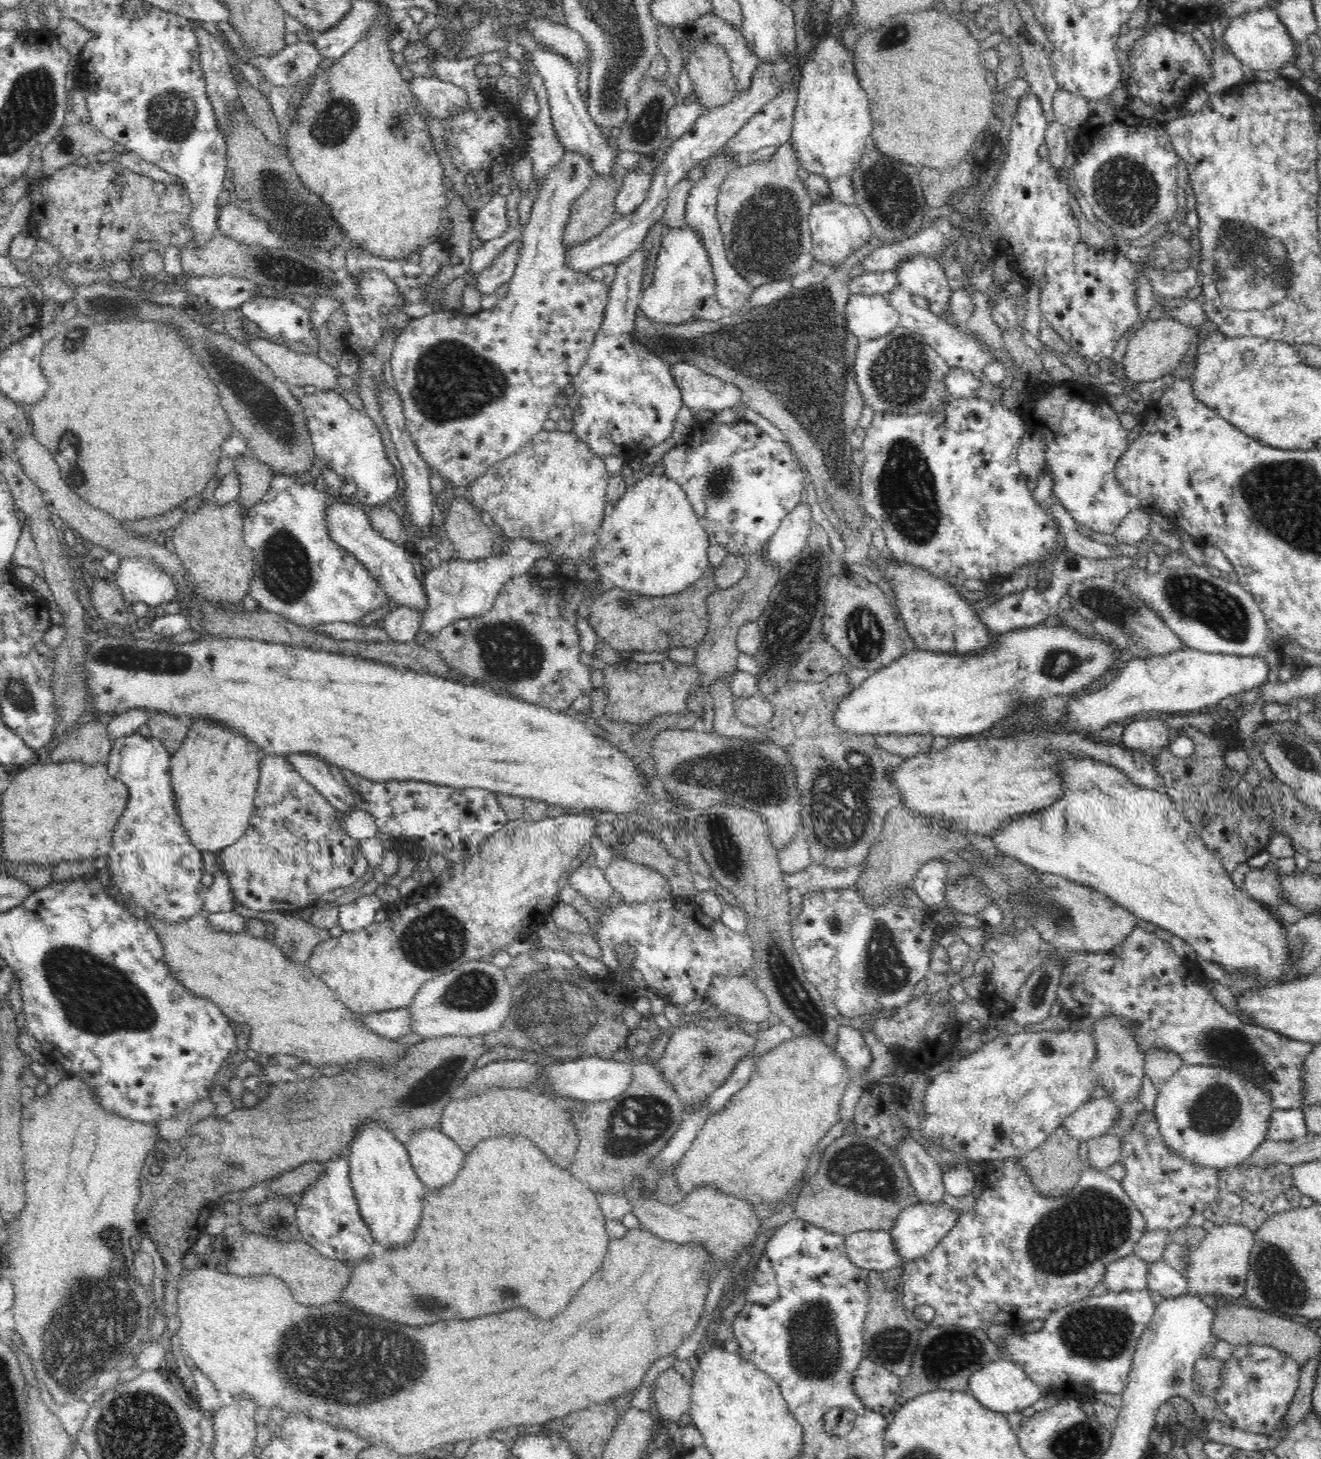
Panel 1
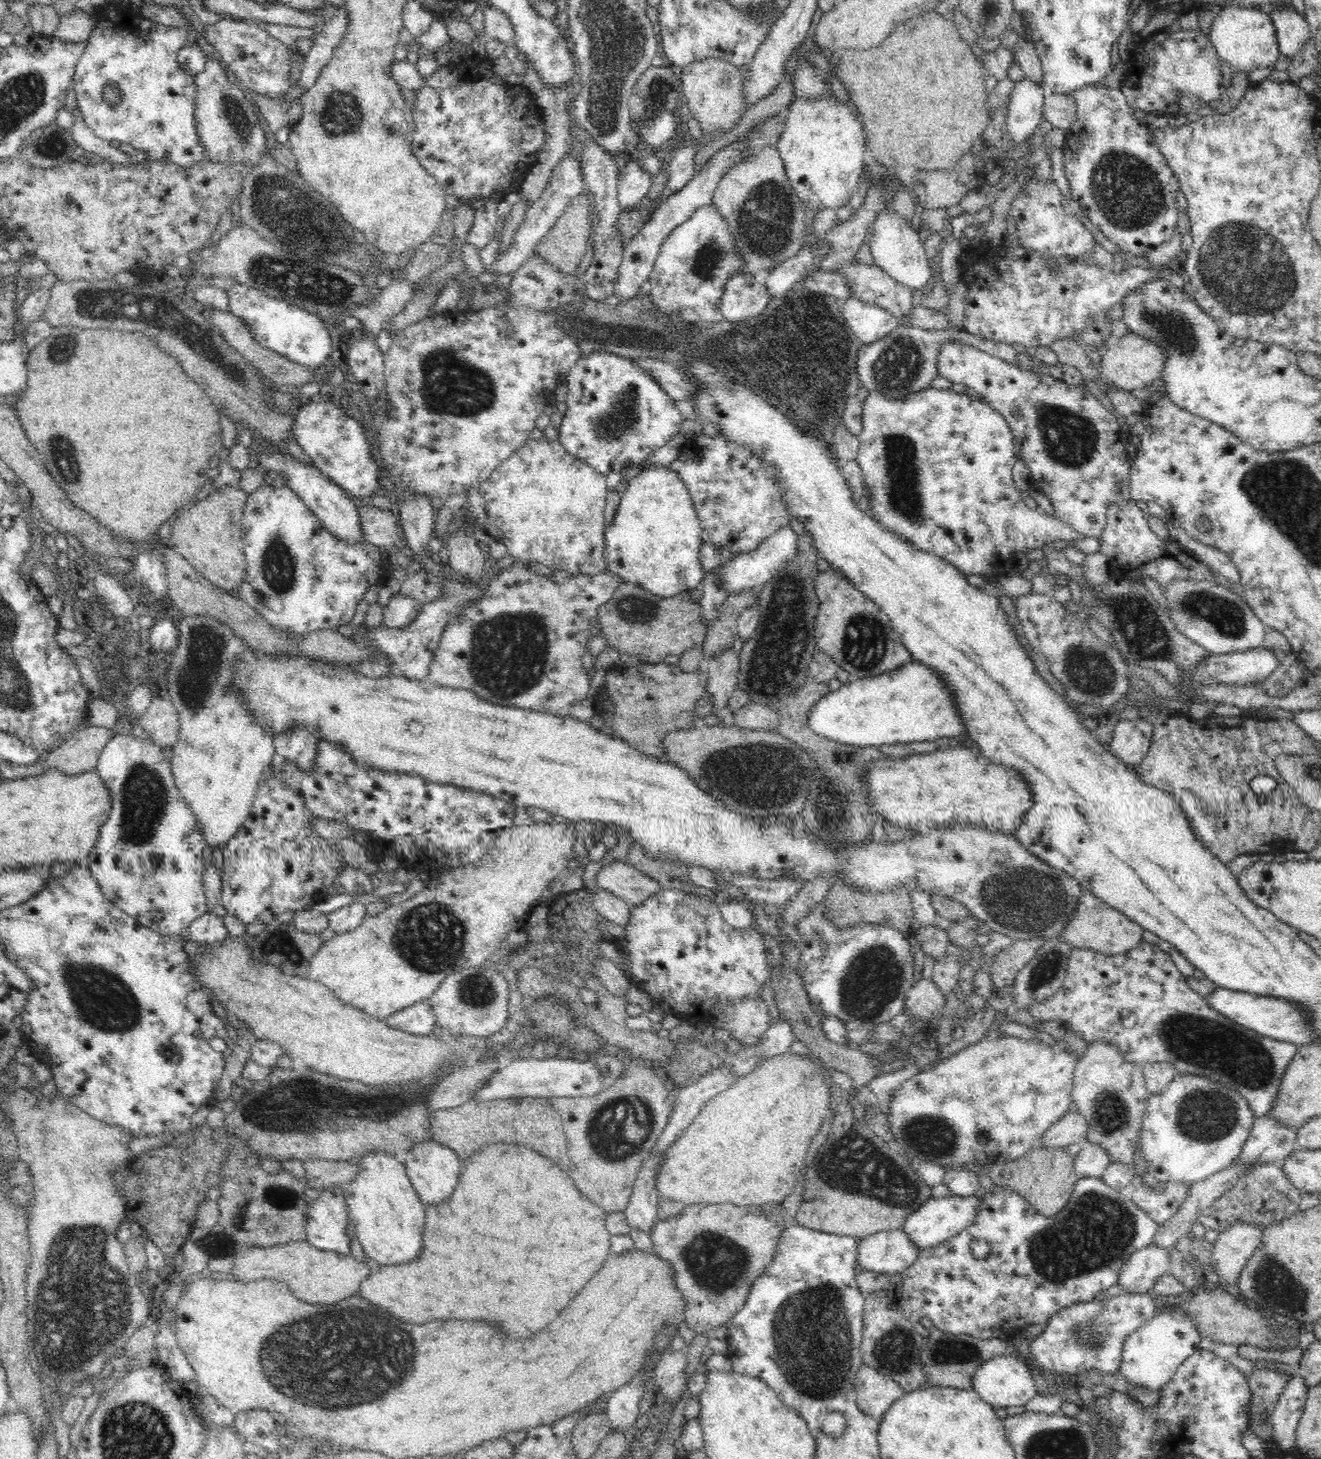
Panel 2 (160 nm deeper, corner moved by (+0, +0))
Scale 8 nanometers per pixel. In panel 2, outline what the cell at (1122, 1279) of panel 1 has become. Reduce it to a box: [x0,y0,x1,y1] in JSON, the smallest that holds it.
[1118,1244,1169,1293]

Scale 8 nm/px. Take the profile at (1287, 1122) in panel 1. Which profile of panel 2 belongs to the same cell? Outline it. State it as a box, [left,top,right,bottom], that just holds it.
[1234,1115,1298,1167]

